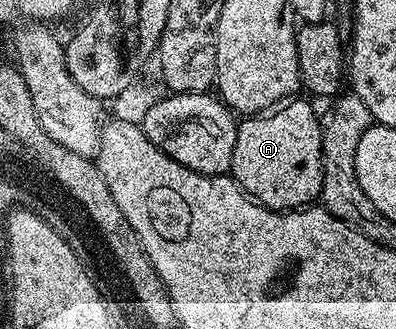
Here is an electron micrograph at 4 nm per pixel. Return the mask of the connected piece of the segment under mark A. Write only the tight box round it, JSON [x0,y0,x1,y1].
[230,98,323,212]

